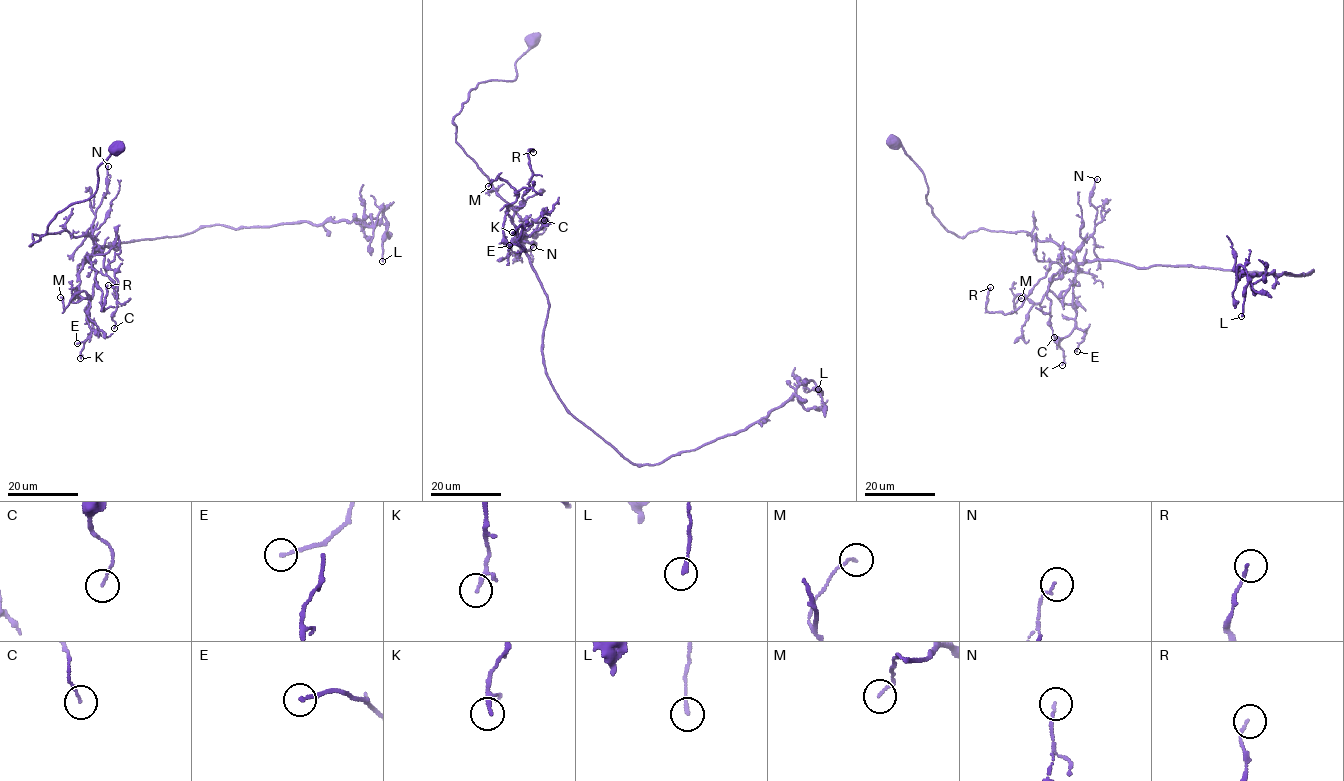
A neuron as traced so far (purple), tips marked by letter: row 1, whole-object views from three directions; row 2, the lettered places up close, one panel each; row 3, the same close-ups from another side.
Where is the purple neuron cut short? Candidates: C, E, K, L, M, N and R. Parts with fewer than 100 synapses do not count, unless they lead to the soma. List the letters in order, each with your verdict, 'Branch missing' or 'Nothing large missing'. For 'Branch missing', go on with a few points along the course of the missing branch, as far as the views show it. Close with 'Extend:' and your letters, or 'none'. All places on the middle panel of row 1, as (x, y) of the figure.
C: Nothing large missing
E: Nothing large missing
K: Nothing large missing
L: Nothing large missing
M: Nothing large missing
N: Nothing large missing
R: Nothing large missing
Extend: none

